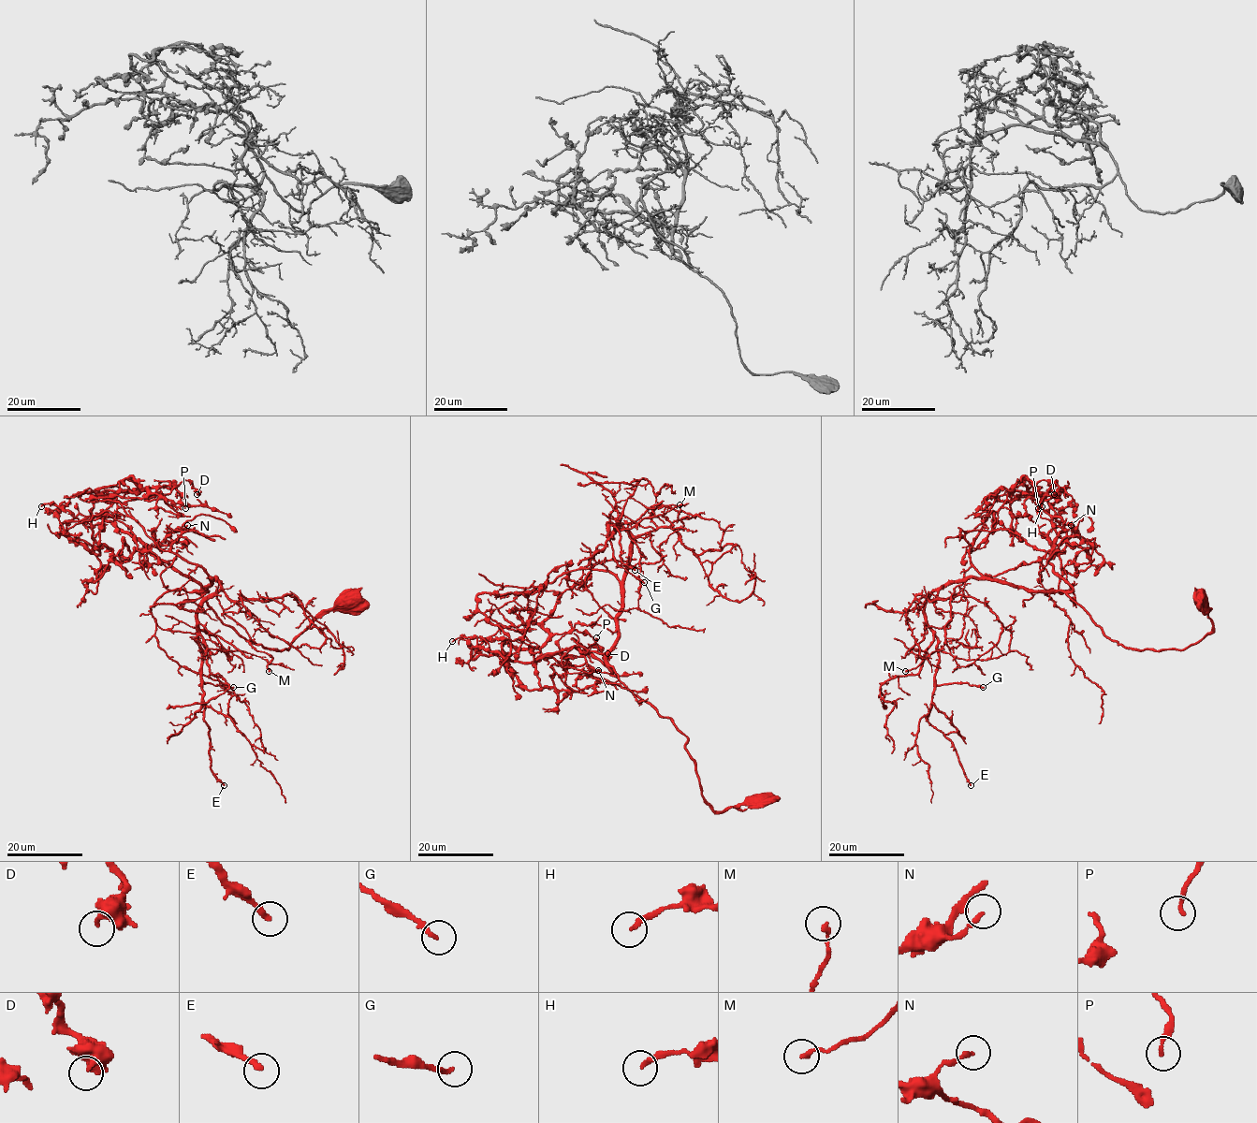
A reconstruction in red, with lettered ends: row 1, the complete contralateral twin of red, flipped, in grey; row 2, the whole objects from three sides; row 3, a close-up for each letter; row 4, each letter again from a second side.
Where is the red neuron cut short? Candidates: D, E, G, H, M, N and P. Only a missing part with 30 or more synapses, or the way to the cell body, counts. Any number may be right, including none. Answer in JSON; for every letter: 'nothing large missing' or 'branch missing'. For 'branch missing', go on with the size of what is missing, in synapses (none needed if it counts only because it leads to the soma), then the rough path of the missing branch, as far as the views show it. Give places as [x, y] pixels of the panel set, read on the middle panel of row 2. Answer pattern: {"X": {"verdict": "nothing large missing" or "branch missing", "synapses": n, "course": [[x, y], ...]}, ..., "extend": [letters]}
{"D": {"verdict": "nothing large missing"}, "E": {"verdict": "branch missing", "synapses": 50, "course": [[635, 570], [673, 578], [680, 585], [709, 581], [746, 589], [749, 585], [737, 575]]}, "G": {"verdict": "branch missing", "synapses": 30, "course": [[644, 582], [643, 594], [663, 611], [720, 623], [734, 635]]}, "H": {"verdict": "nothing large missing"}, "M": {"verdict": "nothing large missing"}, "N": {"verdict": "nothing large missing"}, "P": {"verdict": "nothing large missing"}, "extend": ["E", "G"]}

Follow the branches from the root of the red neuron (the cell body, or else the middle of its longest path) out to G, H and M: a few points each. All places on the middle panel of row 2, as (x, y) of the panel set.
G: (759, 799), (714, 811), (687, 737), (608, 663), (631, 542), (608, 524), (614, 561), (644, 582)
H: (759, 799), (714, 811), (687, 737), (589, 652), (520, 663), (502, 651), (514, 673), (484, 639), (452, 641)
M: (759, 799), (714, 811), (687, 737), (606, 660), (627, 562), (661, 560), (660, 546), (683, 526), (679, 504)

